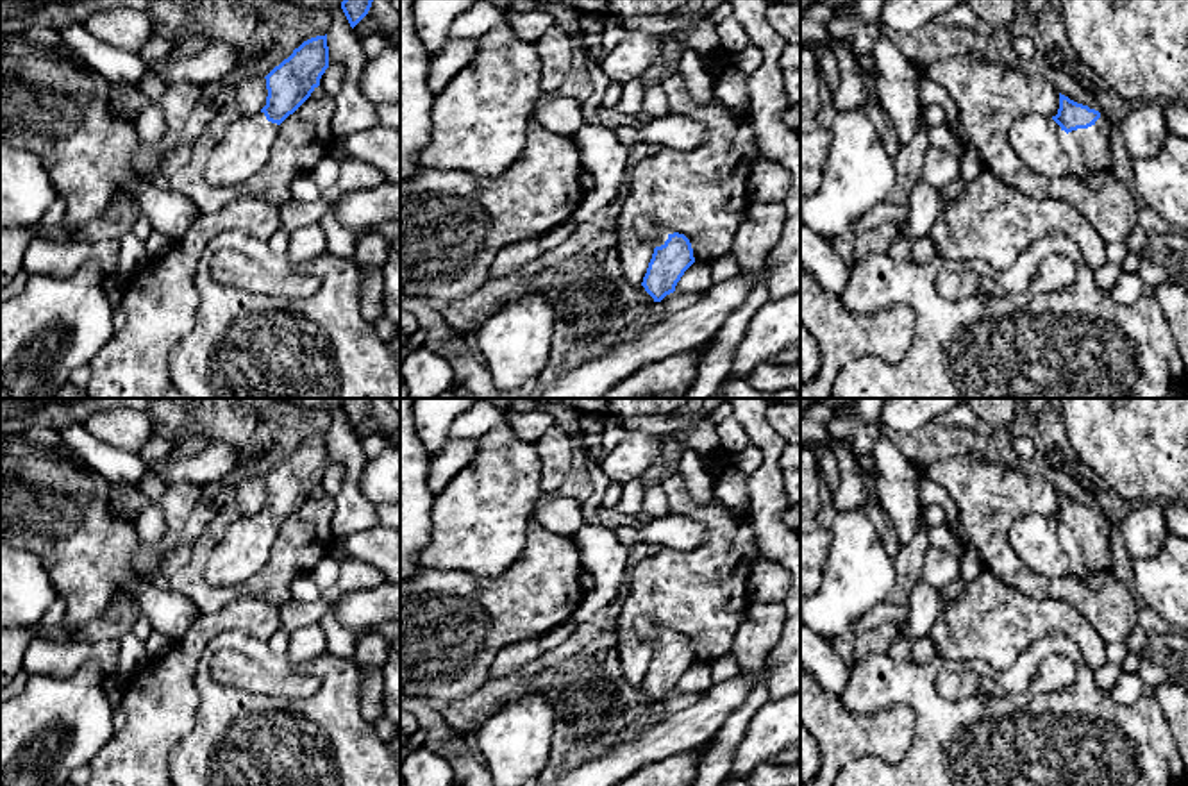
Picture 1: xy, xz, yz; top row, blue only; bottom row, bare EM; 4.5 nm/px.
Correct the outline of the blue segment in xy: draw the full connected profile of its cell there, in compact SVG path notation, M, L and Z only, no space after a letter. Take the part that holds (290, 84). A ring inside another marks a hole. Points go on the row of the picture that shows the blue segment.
M327 34L304 41L266 79L266 105L234 121L205 166L211 186L238 186L254 177L270 157L279 125L320 86L329 68Z

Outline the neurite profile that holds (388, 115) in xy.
M400 102L382 104L377 107L379 125L400 130Z

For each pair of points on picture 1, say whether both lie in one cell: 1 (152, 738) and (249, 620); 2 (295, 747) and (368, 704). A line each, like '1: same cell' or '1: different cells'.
1: same cell
2: different cells

